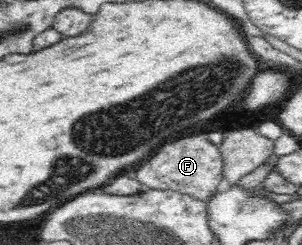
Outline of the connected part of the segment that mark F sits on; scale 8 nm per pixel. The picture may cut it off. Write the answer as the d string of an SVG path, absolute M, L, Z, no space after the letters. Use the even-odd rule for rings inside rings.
M187 135L166 142L152 153L149 159L139 163L134 169L134 177L148 189L174 191L183 195L208 201L220 184L223 171L223 160L218 146L203 135Z

